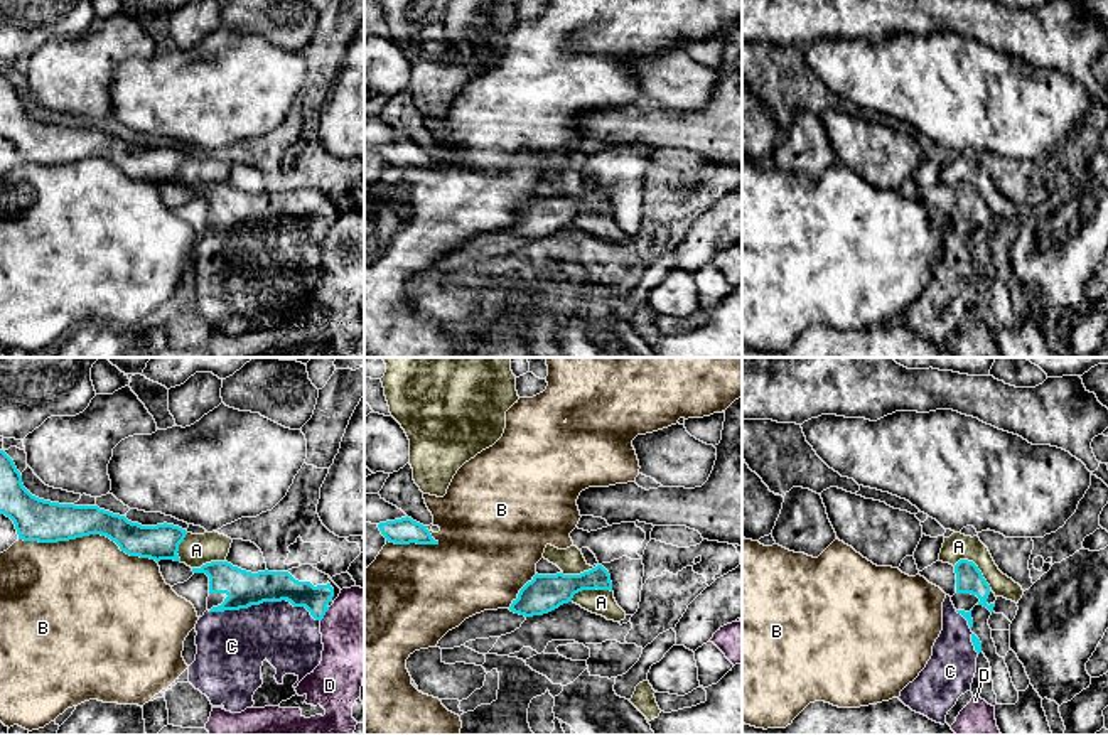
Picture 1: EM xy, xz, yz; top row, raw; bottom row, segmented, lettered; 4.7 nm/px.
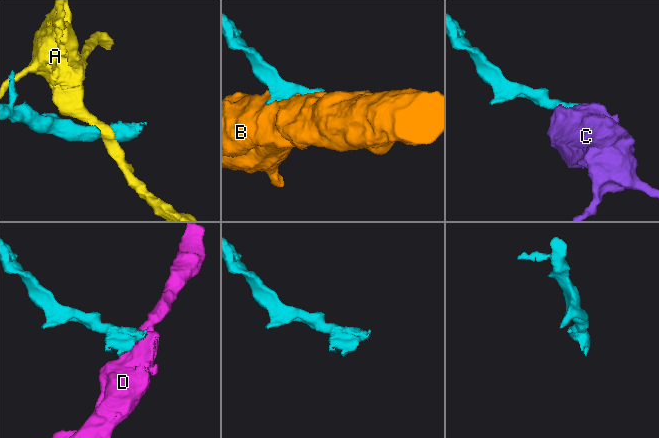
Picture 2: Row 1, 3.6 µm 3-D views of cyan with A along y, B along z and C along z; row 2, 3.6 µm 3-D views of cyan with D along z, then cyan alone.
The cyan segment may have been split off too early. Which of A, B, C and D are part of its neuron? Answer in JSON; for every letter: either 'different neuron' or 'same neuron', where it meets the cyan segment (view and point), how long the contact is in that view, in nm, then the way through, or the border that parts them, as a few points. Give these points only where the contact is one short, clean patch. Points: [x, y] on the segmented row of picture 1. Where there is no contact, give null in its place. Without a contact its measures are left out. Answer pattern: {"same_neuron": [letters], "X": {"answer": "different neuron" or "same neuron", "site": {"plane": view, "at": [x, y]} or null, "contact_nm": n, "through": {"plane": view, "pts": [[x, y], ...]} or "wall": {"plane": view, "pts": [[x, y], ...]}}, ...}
{"same_neuron": ["C"], "A": {"answer": "different neuron", "site": {"plane": "yz", "at": [975, 565]}, "contact_nm": 220}, "B": {"answer": "different neuron", "site": {"plane": "xy", "at": [88, 535]}, "contact_nm": 650}, "C": {"answer": "same neuron", "site": {"plane": "xy", "at": [263, 600]}, "contact_nm": 550}, "D": {"answer": "different neuron", "site": {"plane": "xy", "at": [324, 614]}, "contact_nm": 80}}

